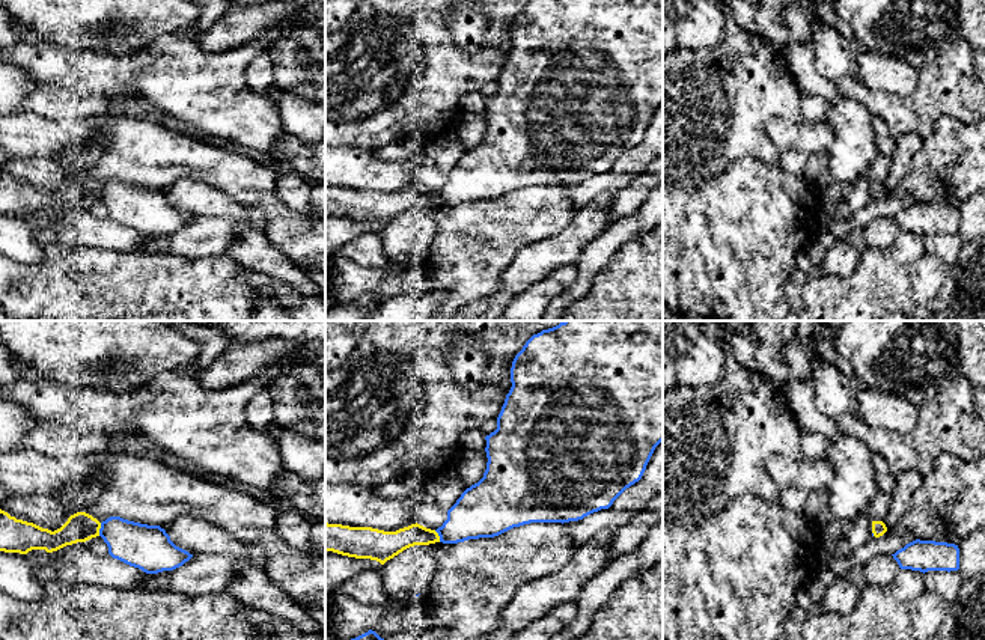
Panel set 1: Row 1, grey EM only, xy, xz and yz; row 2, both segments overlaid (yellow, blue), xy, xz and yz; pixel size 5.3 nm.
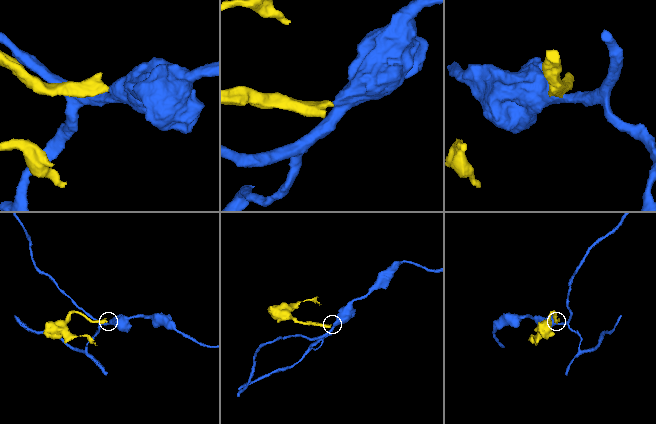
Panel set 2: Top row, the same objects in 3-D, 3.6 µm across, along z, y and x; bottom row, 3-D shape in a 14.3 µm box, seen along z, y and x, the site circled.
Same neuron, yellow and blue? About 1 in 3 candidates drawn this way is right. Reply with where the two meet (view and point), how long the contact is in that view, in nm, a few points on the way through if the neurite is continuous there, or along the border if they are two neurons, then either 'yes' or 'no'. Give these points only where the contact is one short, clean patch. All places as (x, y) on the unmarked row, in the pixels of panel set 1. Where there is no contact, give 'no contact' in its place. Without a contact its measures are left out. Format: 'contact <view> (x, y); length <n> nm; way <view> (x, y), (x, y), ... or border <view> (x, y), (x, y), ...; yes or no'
contact xy (100, 190); length 70 nm; no

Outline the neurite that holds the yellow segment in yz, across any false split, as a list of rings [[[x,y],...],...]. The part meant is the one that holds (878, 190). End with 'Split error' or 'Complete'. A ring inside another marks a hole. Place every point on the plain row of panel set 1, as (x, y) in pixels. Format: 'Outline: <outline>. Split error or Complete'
Outline: [[[905,133],[896,137],[896,151],[890,173],[883,184],[872,184],[872,196],[875,200],[883,199],[905,178],[910,170],[914,154],[920,149],[923,139],[916,133]]]. Split error

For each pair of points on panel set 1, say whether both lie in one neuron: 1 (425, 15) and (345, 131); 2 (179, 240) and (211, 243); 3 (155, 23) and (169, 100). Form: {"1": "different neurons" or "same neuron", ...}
{"1": "same neuron", "2": "same neuron", "3": "different neurons"}

